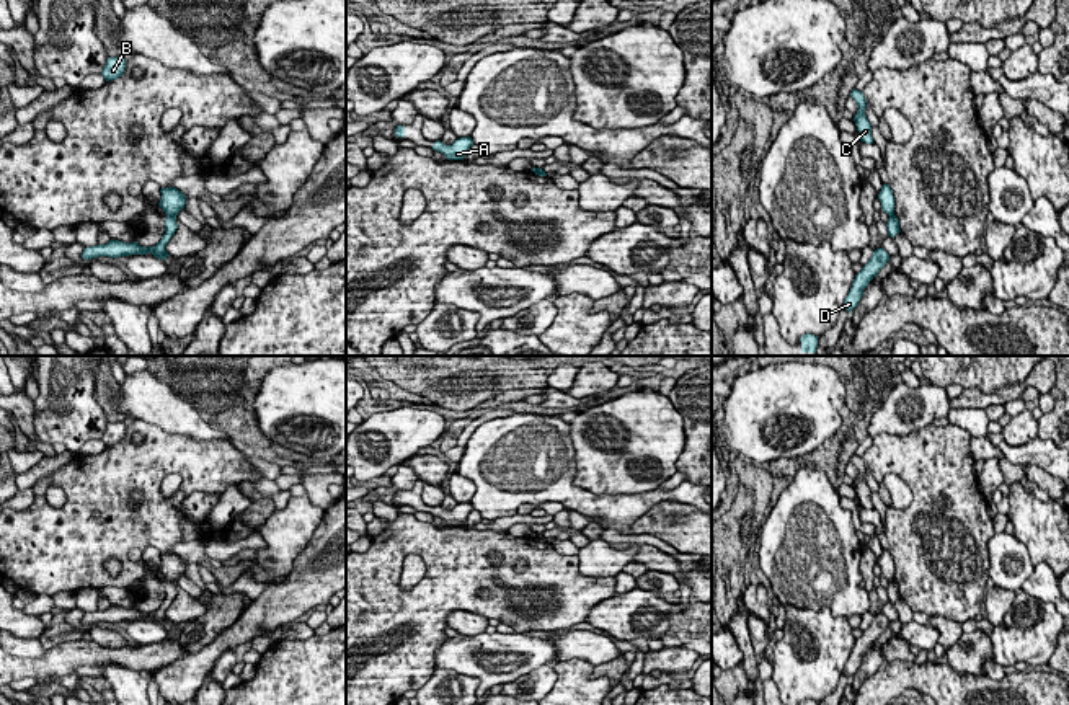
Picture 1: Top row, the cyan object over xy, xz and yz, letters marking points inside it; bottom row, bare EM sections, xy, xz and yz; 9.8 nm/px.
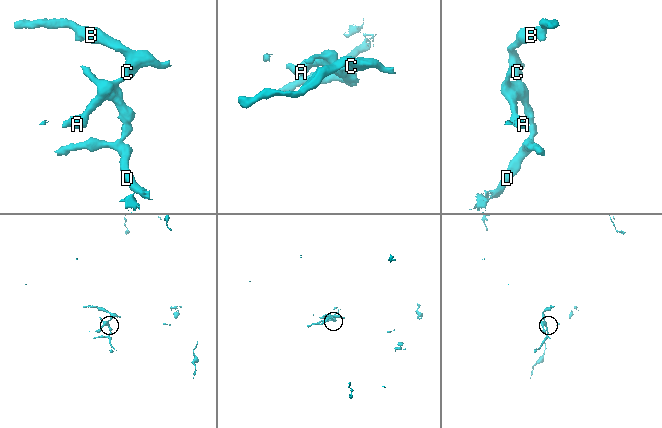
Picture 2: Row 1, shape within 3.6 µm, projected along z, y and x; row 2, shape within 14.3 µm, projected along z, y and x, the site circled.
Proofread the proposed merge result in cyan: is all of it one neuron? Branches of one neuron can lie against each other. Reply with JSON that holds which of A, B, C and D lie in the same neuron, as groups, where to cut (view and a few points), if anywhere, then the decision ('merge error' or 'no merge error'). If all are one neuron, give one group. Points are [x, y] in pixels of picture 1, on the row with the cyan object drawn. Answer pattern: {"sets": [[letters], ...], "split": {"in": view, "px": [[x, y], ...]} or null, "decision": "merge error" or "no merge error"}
{"sets": [["A", "B", "C"], ["D"]], "split": {"in": "xy", "px": [[167, 214], [175, 216]]}, "decision": "merge error"}

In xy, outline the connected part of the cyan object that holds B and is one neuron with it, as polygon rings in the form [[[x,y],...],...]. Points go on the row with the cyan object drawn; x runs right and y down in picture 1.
[[[108,57],[101,75],[104,77],[106,82],[116,80],[124,73],[124,69],[126,69],[126,59],[124,57]]]

